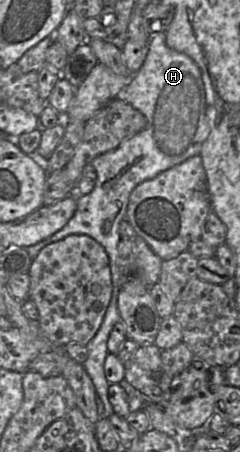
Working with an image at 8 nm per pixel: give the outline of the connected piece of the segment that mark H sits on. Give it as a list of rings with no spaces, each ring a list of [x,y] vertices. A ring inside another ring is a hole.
[[[165,33],[151,34],[148,53],[141,68],[130,77],[129,83],[119,95],[124,101],[140,111],[146,118],[146,127],[123,141],[116,149],[94,158],[90,163],[95,167],[97,179],[90,194],[76,195],[77,208],[73,217],[58,232],[49,238],[27,247],[34,260],[47,245],[63,240],[67,236],[88,235],[105,249],[109,257],[112,280],[112,294],[103,321],[91,341],[86,345],[87,360],[82,364],[90,377],[97,396],[102,400],[105,413],[114,414],[109,401],[104,362],[108,355],[107,341],[114,325],[121,320],[118,310],[120,276],[118,268],[119,226],[125,218],[129,196],[140,183],[155,178],[160,173],[199,155],[209,128],[206,118],[206,89],[198,65],[187,55],[169,48]]]

